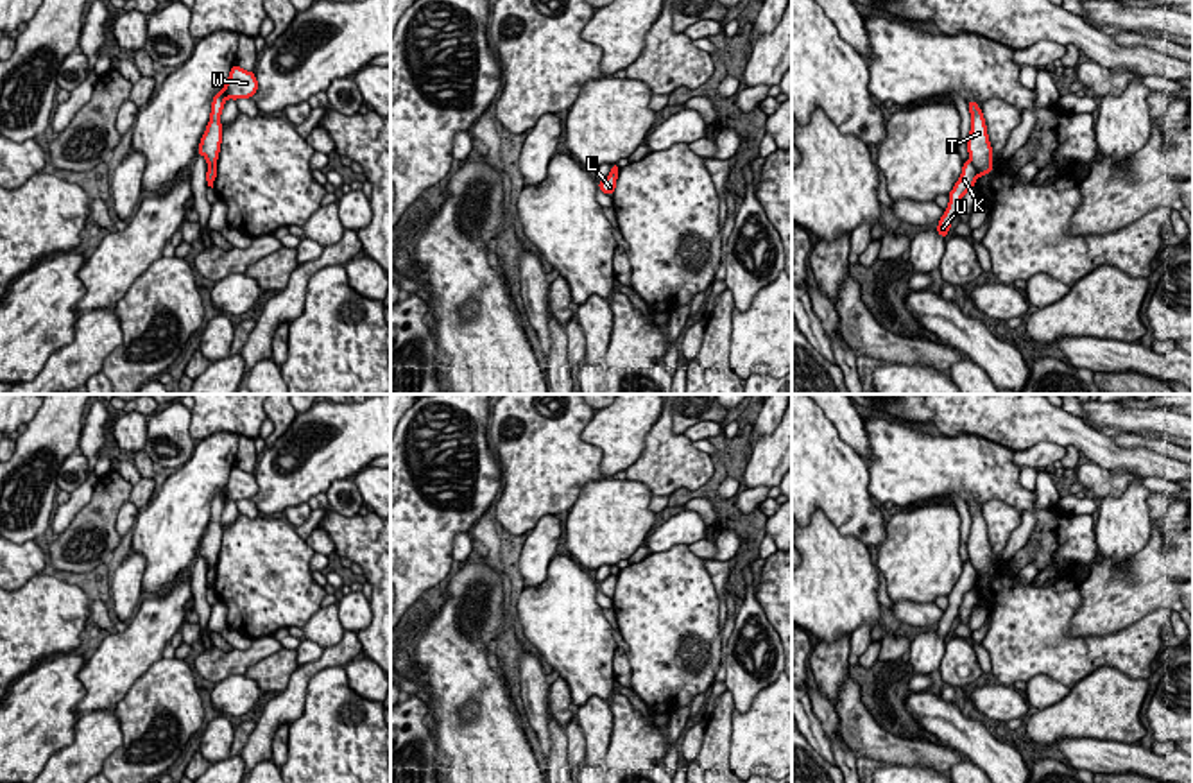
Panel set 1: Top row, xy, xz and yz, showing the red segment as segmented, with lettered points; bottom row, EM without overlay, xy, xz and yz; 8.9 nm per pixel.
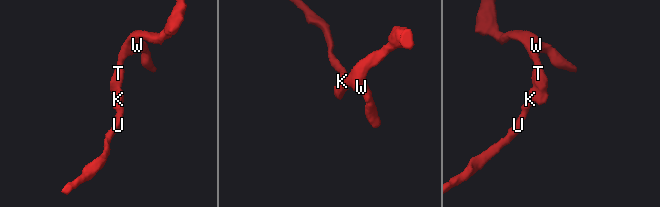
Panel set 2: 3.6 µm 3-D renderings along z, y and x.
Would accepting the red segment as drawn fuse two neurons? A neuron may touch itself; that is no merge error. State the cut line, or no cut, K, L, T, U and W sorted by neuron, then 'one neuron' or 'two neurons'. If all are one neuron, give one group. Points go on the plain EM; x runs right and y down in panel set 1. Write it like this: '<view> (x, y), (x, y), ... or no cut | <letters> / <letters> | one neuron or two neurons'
yz (969, 561), (977, 576) | K U / L T W | two neurons

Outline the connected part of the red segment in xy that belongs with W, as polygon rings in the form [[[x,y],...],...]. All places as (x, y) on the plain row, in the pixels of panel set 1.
[[[233,466],[227,484],[211,502],[211,514],[206,532],[201,539],[197,555],[206,559],[208,570],[217,566],[220,545],[222,545],[222,525],[220,516],[227,500],[251,500],[258,493],[258,482],[254,473],[247,473]]]

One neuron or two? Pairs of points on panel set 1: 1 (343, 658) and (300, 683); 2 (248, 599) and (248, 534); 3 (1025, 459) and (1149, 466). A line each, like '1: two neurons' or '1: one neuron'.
1: one neuron
2: one neuron
3: two neurons

